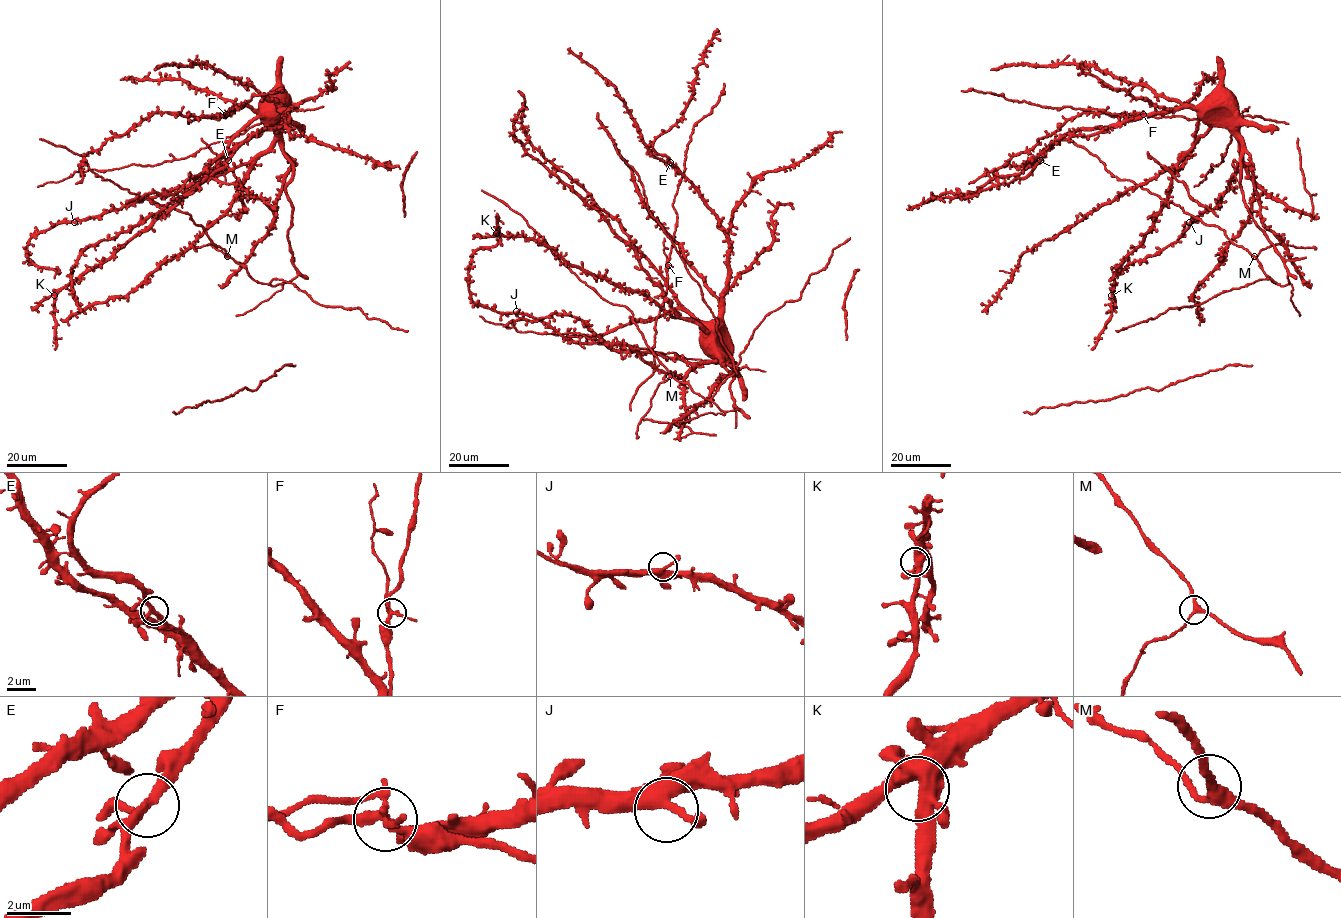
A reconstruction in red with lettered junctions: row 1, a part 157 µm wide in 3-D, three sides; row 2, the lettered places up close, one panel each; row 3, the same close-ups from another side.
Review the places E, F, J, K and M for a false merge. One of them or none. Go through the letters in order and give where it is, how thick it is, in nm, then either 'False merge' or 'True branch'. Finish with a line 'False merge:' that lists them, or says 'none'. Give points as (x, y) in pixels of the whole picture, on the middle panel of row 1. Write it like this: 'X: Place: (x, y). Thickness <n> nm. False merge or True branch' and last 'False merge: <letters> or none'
E: Place: (670, 162). Thickness 280 nm. True branch
F: Place: (668, 265). Thickness 280 nm. False merge
J: Place: (516, 311). Thickness 360 nm. True branch
K: Place: (496, 233). Thickness 500 nm. True branch
M: Place: (669, 376). Thickness 280 nm. True branch
False merge: F

